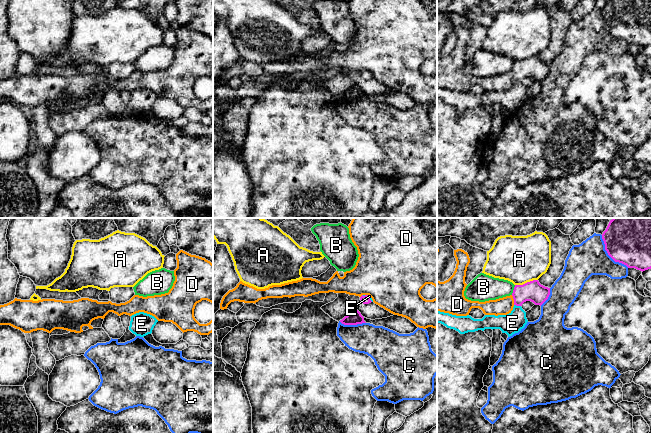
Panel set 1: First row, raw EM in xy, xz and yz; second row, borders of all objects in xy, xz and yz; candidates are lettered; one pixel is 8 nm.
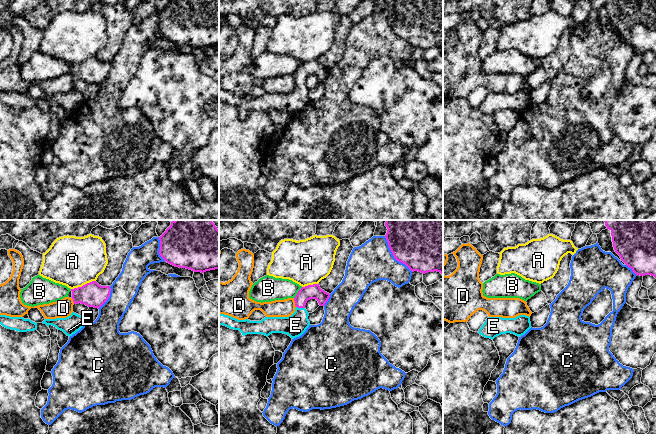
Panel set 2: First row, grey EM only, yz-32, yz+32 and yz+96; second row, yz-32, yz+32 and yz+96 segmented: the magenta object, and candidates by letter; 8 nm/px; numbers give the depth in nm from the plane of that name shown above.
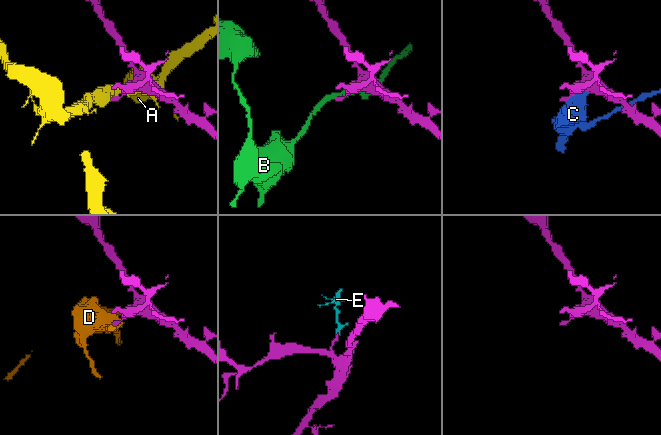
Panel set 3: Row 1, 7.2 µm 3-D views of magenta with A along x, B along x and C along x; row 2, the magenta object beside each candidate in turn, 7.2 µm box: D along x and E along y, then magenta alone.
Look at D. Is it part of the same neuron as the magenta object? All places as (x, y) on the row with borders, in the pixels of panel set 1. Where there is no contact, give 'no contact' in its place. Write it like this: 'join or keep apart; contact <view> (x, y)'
keep apart; contact yz (514, 300)

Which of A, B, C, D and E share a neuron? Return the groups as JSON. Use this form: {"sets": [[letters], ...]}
{"sets": [["A"], ["B"], ["C"], ["D"], ["E"]]}

